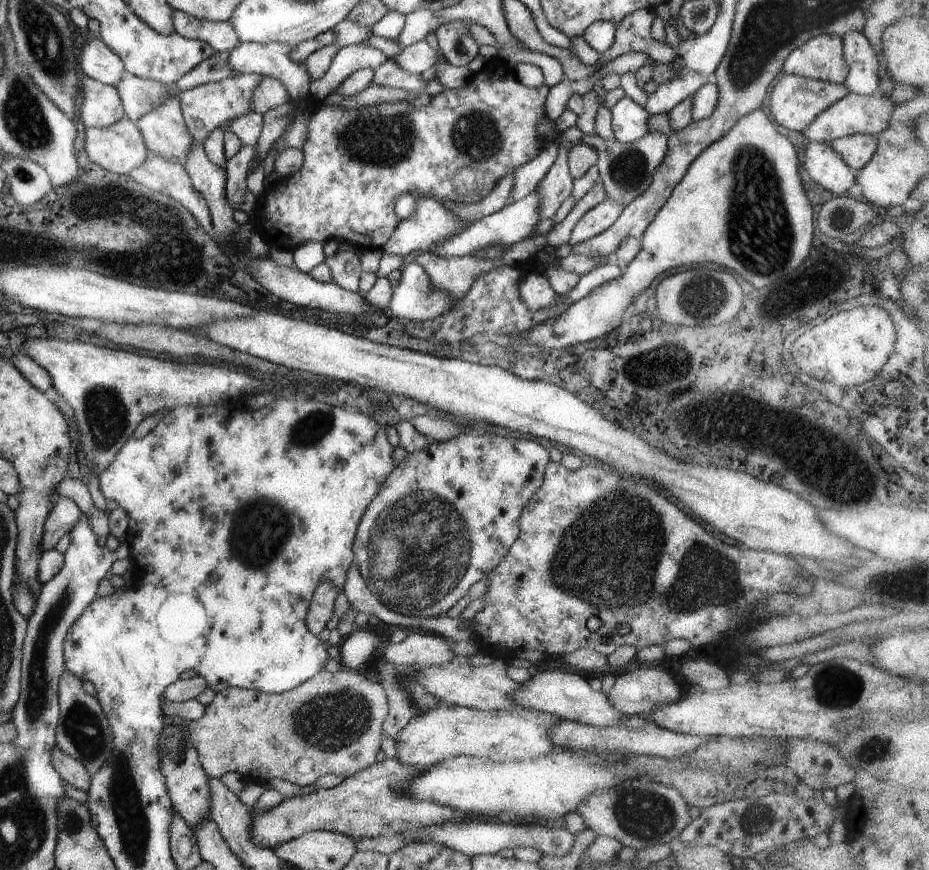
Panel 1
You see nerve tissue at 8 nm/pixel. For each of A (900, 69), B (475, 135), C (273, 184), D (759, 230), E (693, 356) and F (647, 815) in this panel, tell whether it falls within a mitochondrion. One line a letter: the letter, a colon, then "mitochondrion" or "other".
A: other
B: mitochondrion
C: other
D: mitochondrion
E: other
F: mitochondrion

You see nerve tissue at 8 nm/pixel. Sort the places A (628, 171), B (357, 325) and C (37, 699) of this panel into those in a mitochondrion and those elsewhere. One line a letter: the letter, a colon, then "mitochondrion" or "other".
A: mitochondrion
B: other
C: mitochondrion

